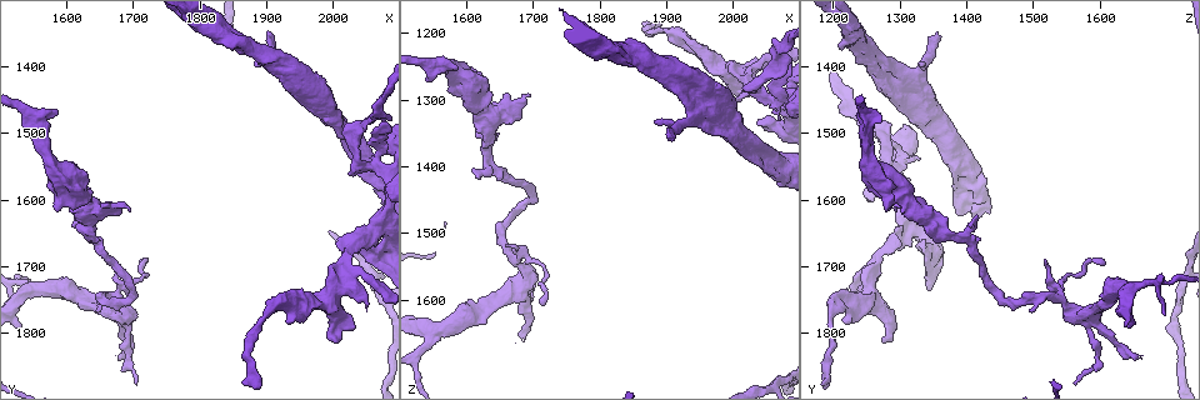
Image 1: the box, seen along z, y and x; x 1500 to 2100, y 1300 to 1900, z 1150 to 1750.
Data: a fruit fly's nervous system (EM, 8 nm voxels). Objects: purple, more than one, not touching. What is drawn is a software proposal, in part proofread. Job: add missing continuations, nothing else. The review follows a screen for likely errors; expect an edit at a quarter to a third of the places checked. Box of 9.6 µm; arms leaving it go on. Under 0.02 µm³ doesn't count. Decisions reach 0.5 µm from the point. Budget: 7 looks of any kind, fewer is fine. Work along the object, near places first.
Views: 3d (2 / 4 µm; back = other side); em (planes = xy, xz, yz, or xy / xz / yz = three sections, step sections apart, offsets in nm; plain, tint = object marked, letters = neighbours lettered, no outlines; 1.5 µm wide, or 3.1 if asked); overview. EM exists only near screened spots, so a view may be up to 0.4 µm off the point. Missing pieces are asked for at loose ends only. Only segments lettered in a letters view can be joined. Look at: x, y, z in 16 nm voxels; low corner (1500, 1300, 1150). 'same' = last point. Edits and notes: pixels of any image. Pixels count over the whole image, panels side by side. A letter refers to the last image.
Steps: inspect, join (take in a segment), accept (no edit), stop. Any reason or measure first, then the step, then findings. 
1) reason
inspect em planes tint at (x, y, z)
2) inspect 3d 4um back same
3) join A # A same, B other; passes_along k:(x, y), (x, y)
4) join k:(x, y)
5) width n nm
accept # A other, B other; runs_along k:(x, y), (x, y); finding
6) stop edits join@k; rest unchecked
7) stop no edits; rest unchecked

an open end
inspect em planes plain at (2050, 1760, 1250)

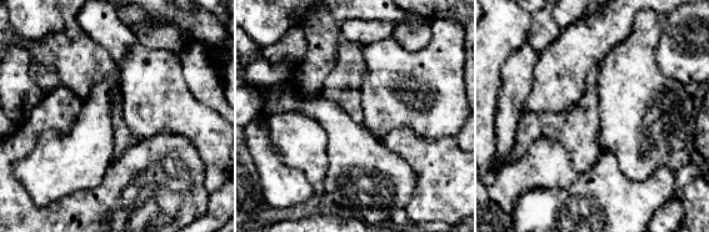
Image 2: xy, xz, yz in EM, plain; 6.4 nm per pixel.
inspect em planes letters same

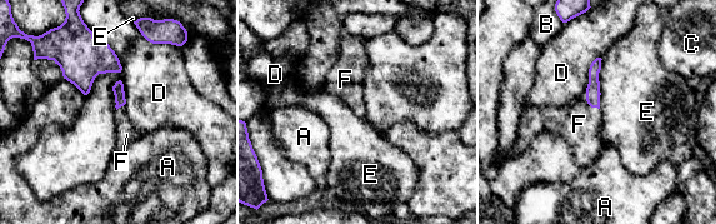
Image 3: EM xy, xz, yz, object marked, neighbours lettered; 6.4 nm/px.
longest_contact E 320 nm
join 3:(579, 124) # A other, B other, C other, D other, E other, F same; the cell continues

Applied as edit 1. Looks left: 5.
thin end
inspect em planes letters at (1680, 1840, 1650)

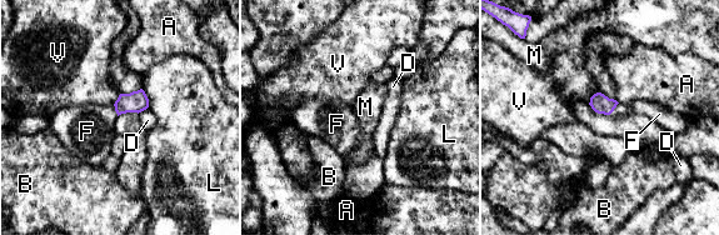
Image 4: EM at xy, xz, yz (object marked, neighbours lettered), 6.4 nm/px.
width 120 nm
join 4:(86, 131) # A other, B other, D other, F same, L other, M other, V other; it goes on there

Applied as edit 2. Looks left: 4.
inspect overview

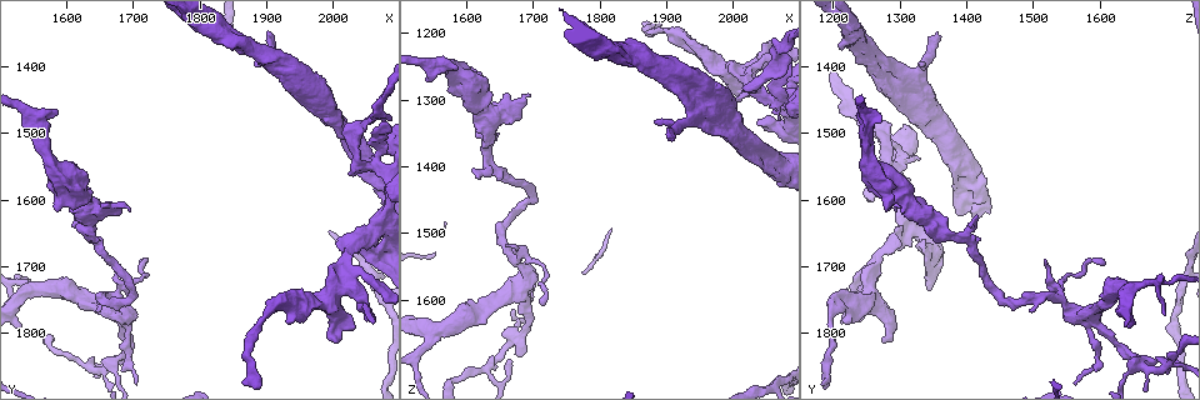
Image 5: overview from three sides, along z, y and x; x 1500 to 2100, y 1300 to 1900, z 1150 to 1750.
free end
inspect 3d 4um at (1895, 1350, 1355)

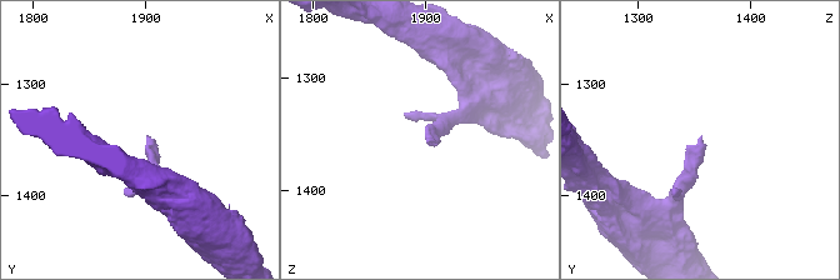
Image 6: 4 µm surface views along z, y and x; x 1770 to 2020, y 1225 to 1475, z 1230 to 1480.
inspect em planes letters at (1900, 1350, 1356)

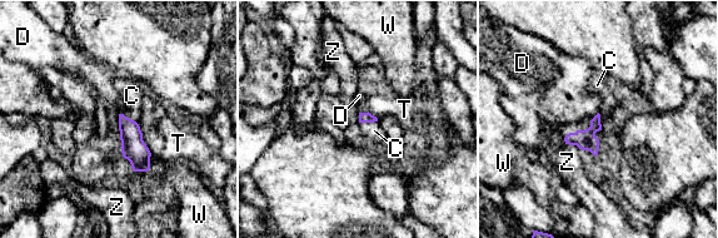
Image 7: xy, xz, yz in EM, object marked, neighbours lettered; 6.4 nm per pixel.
join 7:(131, 95) # C same, D other, T other, W other, Z other; passes_along 7:(134, 149), (128, 118), (131, 95); the cell continues

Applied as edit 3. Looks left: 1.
stop edits join@3, join@4, join@7; rest unchecked

